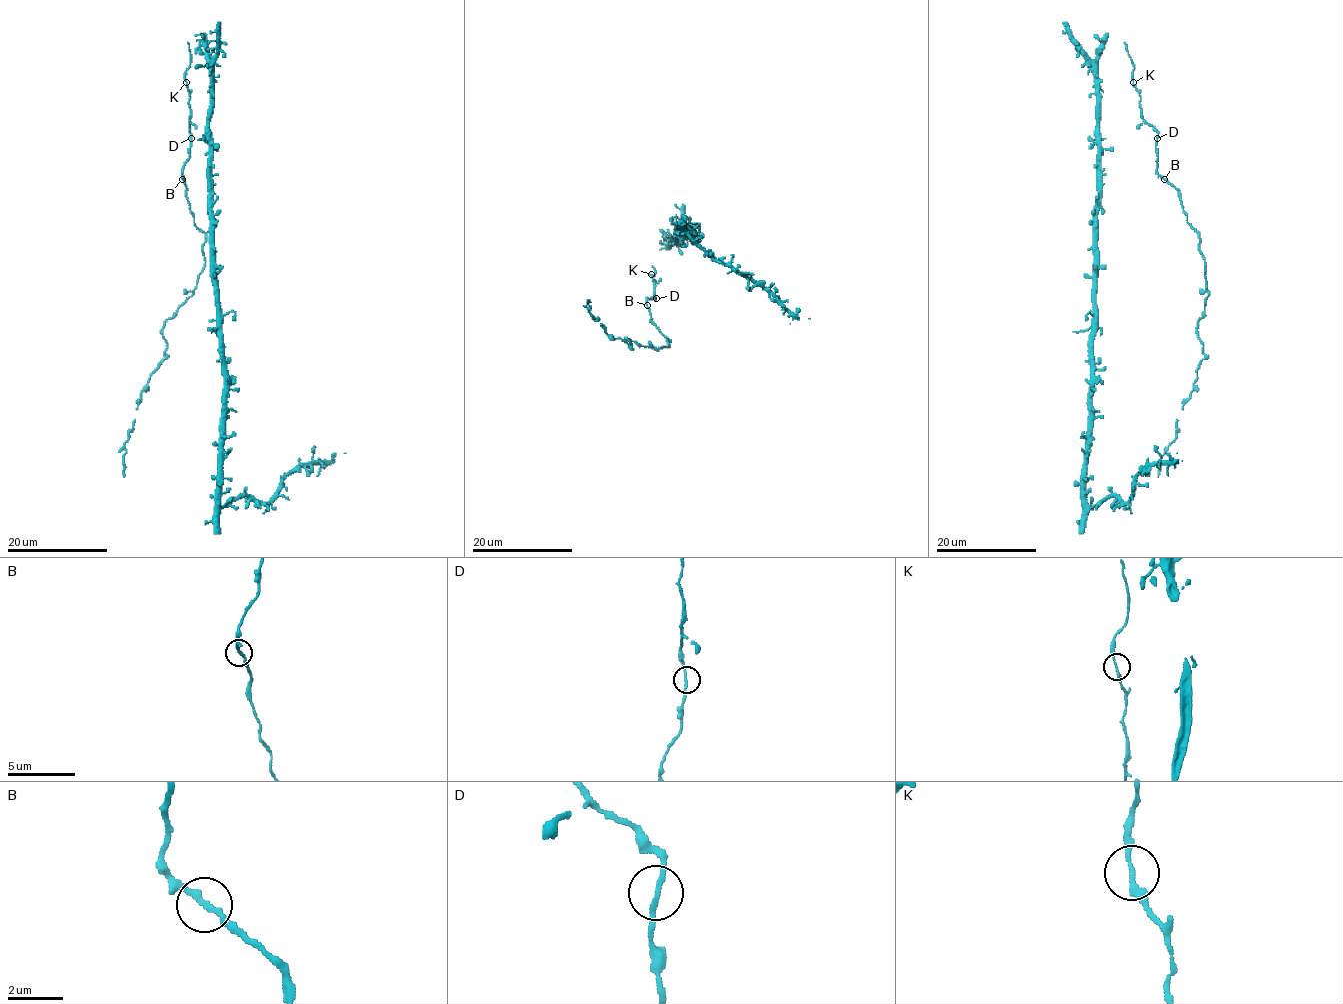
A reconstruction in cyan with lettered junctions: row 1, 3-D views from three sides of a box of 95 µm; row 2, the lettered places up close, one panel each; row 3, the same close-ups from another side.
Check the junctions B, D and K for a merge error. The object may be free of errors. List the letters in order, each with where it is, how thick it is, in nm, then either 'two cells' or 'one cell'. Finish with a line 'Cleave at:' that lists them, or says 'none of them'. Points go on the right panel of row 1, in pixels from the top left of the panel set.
B: place (1164, 179); calibre 190 nm; one cell
D: place (1157, 138); calibre 170 nm; one cell
K: place (1133, 82); calibre 180 nm; one cell
Cleave at: none of them

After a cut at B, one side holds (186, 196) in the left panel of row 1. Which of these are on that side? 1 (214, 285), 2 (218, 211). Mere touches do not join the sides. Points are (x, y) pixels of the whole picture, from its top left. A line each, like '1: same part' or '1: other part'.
1: other part
2: other part

